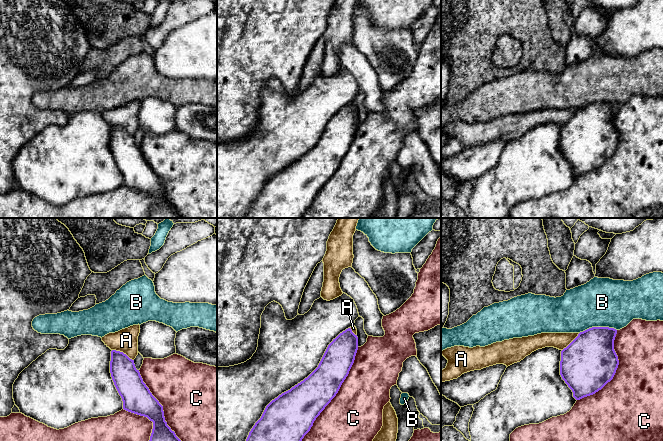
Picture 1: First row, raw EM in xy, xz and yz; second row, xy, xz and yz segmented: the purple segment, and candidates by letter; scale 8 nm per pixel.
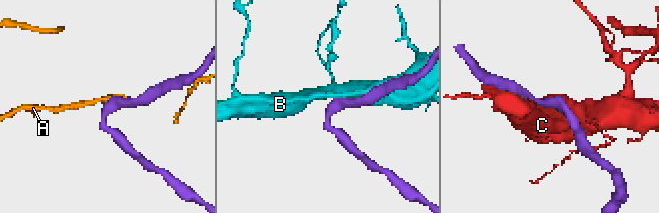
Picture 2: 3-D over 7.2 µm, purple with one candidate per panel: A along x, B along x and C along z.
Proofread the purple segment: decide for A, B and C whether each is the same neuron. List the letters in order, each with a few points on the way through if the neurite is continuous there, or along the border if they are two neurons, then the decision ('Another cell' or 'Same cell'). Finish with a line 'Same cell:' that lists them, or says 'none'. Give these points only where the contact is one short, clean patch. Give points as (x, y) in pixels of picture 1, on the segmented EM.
A: Another cell
B: Another cell
C: Another cell
Same cell: none

